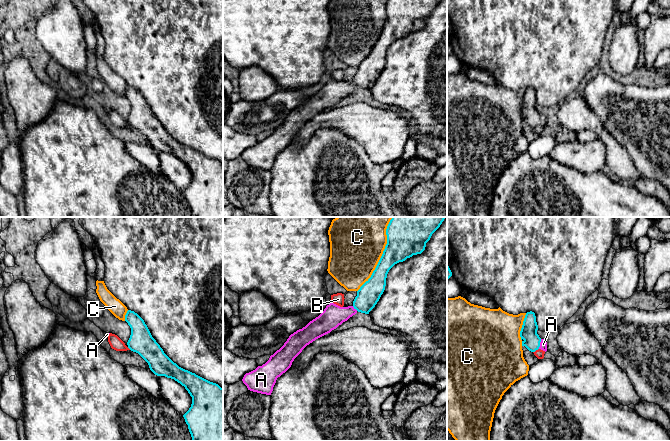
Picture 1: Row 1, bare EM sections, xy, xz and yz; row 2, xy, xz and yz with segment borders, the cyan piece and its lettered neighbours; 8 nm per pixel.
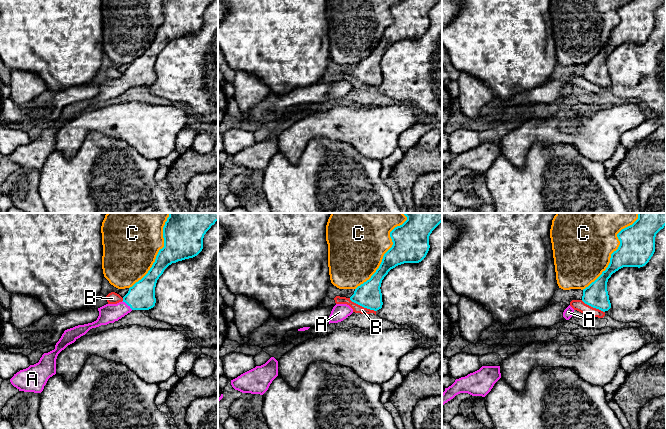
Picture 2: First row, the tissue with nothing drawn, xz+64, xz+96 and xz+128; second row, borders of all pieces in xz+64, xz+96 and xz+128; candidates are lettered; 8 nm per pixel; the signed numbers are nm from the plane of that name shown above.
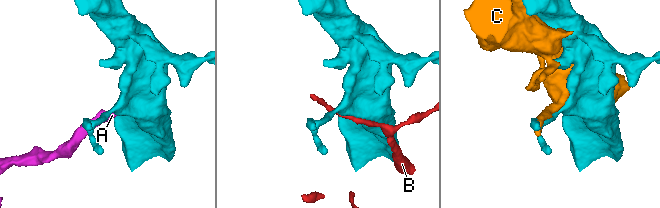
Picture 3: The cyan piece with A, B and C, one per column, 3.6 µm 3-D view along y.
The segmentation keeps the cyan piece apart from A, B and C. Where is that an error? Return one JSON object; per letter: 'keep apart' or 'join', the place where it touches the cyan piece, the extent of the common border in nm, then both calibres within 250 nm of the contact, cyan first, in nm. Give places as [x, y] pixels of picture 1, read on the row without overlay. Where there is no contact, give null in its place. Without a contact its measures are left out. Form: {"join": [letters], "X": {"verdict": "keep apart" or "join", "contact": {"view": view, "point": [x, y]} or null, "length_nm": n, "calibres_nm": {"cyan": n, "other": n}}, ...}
{"join": ["A"], "A": {"verdict": "join", "contact": {"view": "yz", "point": [539, 120]}, "length_nm": 80, "calibres_nm": {"cyan": 140, "other": 60}}, "B": {"verdict": "keep apart", "contact": {"view": "yz", "point": [535, 126]}, "length_nm": 60, "calibres_nm": {"cyan": 140, "other": 70}}, "C": {"verdict": "keep apart", "contact": {"view": "xz", "point": [380, 34]}, "length_nm": 600, "calibres_nm": {"cyan": 280, "other": 420}}}

